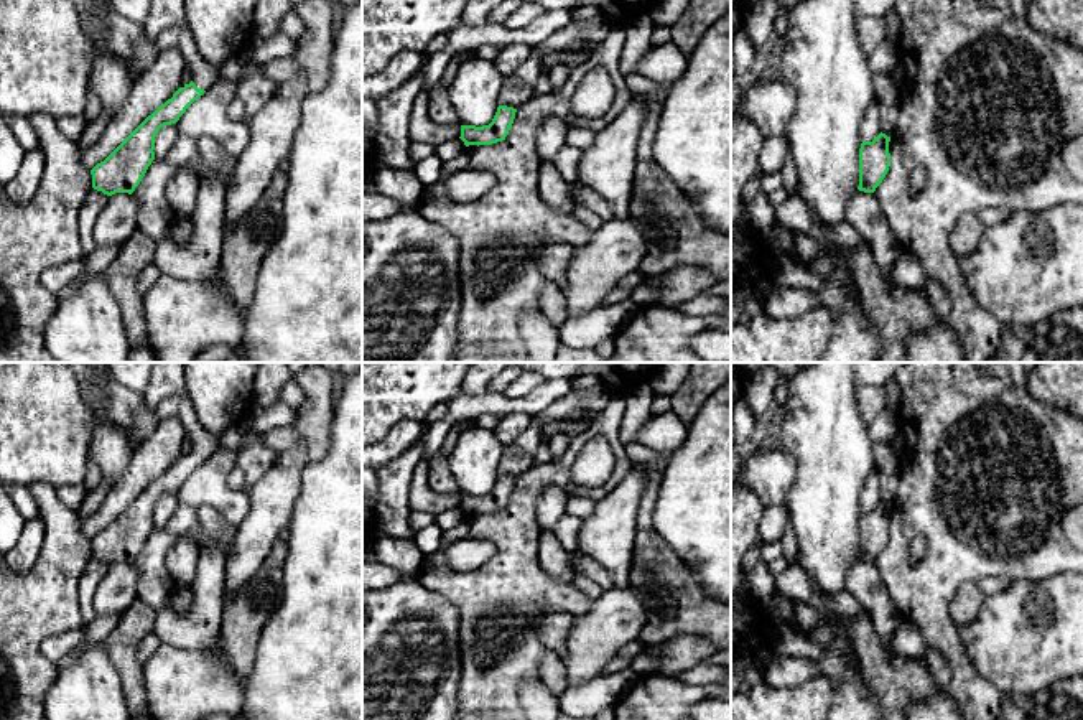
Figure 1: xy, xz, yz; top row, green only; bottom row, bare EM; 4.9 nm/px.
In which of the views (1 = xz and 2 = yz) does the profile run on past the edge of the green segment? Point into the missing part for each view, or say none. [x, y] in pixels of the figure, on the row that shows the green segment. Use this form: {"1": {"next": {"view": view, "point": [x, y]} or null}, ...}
{"1": {"next": null}, "2": {"next": null}}

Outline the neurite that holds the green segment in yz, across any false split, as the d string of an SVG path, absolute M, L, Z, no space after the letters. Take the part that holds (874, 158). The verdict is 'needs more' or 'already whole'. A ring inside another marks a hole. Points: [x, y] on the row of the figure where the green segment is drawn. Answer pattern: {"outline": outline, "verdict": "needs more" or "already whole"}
{"outline": "M879 133L872 142L862 142L859 148L859 191L874 193L890 166L890 137Z", "verdict": "already whole"}

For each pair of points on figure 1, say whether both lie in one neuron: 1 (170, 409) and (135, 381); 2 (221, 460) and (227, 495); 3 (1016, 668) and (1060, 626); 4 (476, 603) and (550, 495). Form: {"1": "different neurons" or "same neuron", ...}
{"1": "different neurons", "2": "same neuron", "3": "same neuron", "4": "different neurons"}

